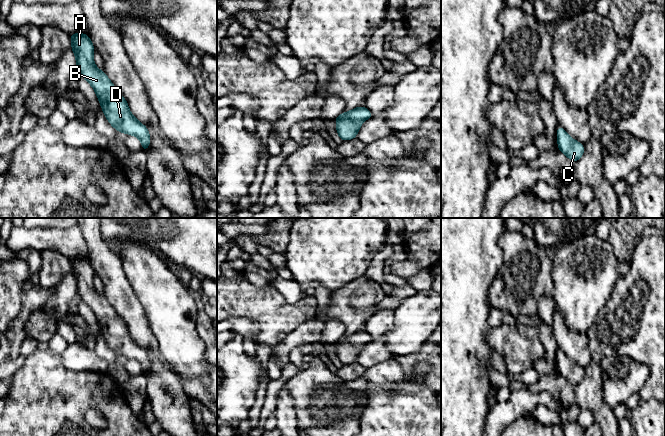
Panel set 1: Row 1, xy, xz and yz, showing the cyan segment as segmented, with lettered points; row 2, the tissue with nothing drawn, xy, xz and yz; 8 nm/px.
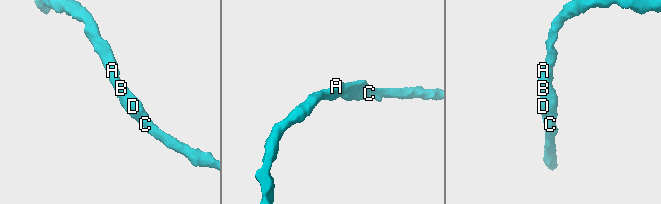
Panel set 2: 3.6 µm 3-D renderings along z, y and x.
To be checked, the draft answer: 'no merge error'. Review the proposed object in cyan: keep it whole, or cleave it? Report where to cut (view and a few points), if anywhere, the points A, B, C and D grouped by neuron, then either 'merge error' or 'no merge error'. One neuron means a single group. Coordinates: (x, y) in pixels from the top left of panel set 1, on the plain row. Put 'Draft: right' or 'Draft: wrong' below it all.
no cut; A B C D; no merge error
Draft: right

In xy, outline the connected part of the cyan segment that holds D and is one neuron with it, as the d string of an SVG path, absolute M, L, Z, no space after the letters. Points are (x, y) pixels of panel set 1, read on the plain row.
M73 257L70 261L71 271L76 281L77 296L95 314L110 349L118 356L138 361L142 374L147 376L150 368L148 353L130 337L125 322L116 314L105 296L95 290L93 284L95 272L88 258Z

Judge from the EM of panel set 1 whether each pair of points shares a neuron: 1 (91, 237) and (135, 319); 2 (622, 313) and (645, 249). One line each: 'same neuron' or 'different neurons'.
1: same neuron
2: same neuron

